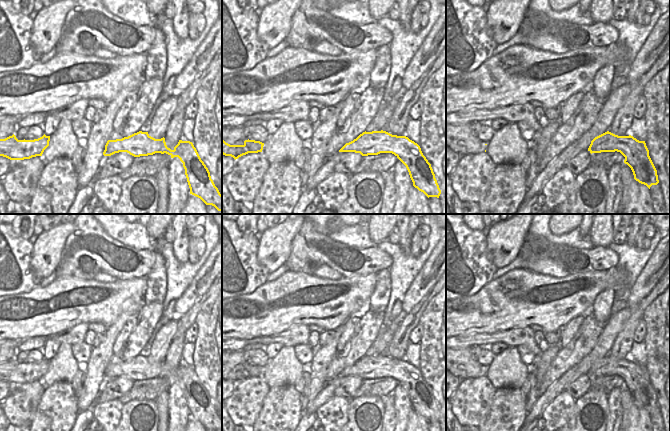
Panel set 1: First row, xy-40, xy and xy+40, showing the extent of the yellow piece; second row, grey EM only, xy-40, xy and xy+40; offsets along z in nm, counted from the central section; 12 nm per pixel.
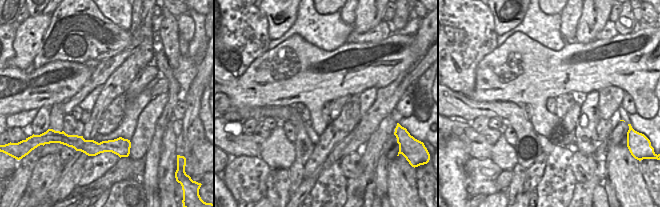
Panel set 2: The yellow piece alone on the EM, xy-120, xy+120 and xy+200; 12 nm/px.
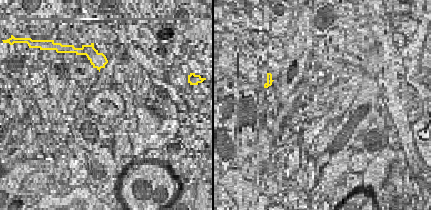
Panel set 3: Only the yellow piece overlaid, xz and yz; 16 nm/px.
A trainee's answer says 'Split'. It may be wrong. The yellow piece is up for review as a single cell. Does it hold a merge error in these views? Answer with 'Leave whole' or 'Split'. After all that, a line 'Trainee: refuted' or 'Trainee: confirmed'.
Leave whole
Trainee: refuted

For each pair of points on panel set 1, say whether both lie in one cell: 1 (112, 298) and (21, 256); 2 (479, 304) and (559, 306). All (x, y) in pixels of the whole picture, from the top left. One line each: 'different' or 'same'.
1: different
2: same

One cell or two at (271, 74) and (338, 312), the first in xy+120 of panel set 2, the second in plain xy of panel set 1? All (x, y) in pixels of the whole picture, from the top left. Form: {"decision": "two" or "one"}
{"decision": "one"}

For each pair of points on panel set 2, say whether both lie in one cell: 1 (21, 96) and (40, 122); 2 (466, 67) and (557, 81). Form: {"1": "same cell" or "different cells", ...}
{"1": "different cells", "2": "different cells"}

